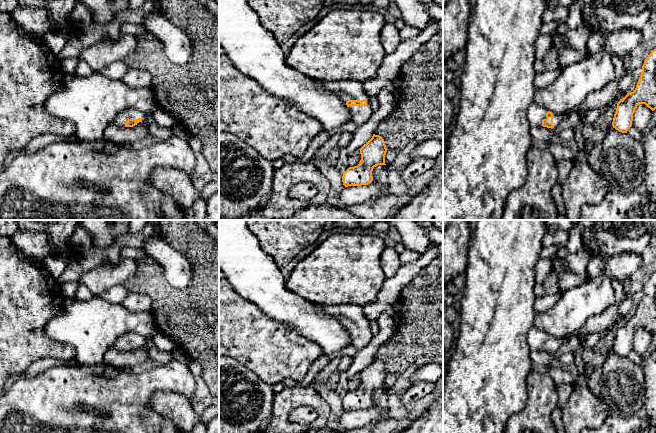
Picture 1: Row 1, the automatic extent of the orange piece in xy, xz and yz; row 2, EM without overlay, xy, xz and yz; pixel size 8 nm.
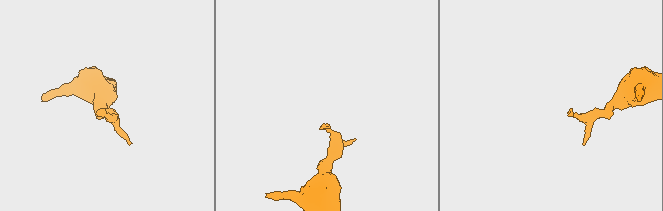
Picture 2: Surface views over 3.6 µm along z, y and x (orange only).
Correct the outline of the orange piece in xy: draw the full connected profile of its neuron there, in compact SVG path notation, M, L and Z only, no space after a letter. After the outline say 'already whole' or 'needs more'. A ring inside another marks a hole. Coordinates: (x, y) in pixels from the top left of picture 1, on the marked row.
M129 108L123 110L112 122L112 124L122 127L133 127L145 121L145 114L140 110Z; needs more

